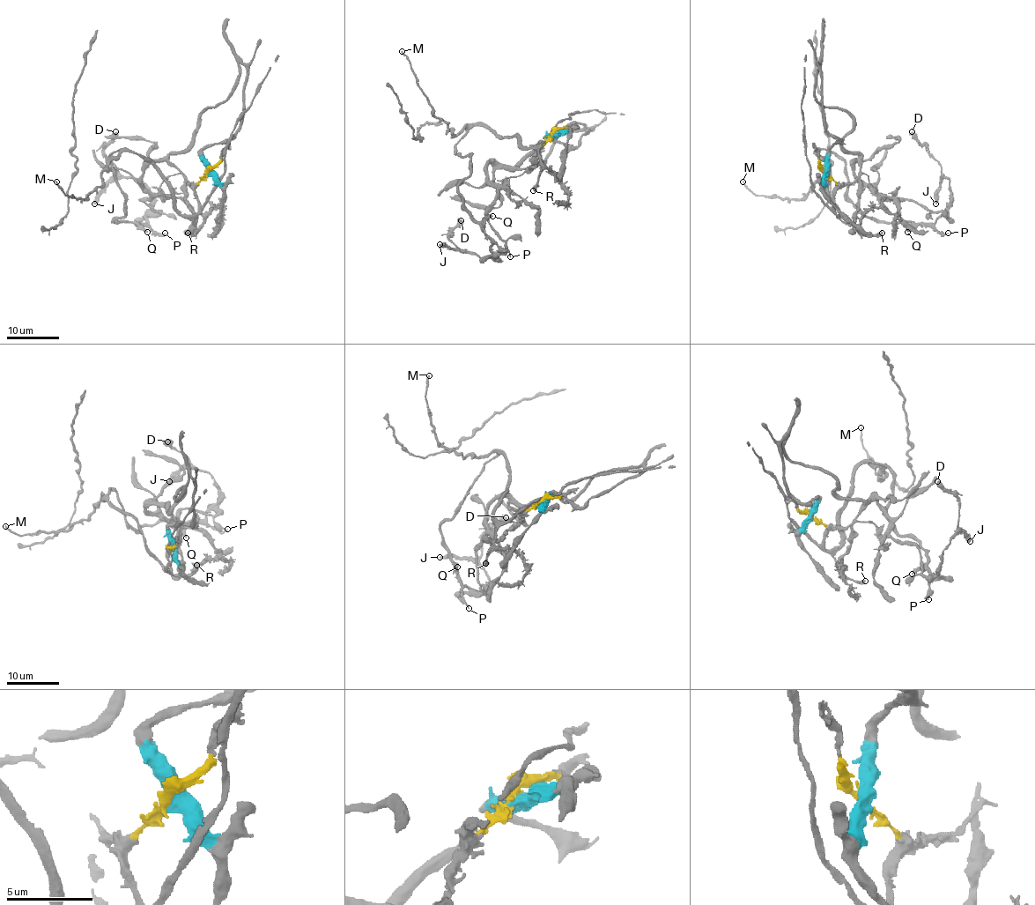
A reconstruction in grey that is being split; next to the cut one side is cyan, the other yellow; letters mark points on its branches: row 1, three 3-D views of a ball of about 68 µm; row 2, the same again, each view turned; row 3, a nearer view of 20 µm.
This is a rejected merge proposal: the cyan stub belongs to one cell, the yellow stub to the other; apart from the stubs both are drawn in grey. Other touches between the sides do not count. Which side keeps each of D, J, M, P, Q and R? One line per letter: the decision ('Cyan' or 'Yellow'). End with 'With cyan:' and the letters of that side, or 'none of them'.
D: Yellow
J: Yellow
M: Yellow
P: Yellow
Q: Yellow
R: Yellow
With cyan: none of them

